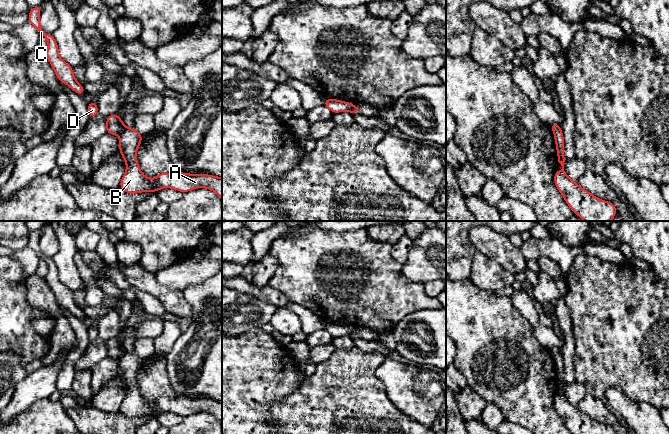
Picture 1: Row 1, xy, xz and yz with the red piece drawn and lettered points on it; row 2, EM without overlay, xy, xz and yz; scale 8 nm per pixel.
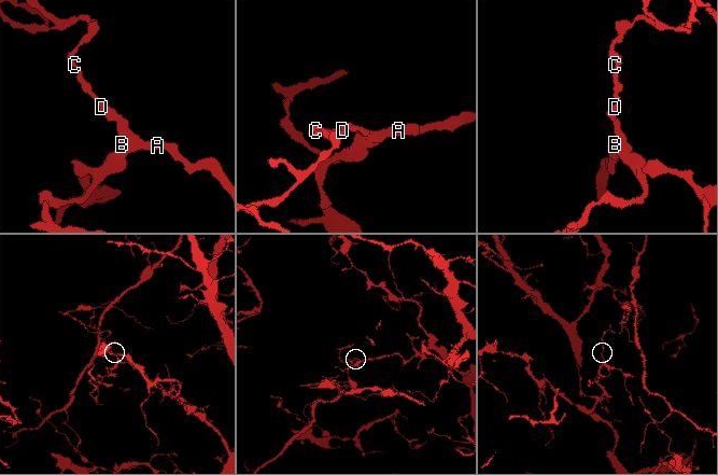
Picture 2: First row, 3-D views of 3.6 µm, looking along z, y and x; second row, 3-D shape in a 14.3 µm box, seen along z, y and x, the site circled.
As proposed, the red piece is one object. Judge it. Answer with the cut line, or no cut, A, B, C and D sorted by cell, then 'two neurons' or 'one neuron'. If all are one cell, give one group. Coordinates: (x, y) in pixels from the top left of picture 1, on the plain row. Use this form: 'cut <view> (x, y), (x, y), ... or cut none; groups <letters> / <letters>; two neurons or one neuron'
cut yz (560, 351), (553, 355); groups A B / C D; two neurons

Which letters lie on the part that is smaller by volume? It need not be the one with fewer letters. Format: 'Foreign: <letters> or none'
Foreign: C, D

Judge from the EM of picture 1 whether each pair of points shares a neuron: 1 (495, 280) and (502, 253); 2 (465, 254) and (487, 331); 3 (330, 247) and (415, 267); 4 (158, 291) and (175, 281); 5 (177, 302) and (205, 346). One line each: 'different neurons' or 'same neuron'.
1: different neurons
2: different neurons
3: different neurons
4: different neurons
5: different neurons

